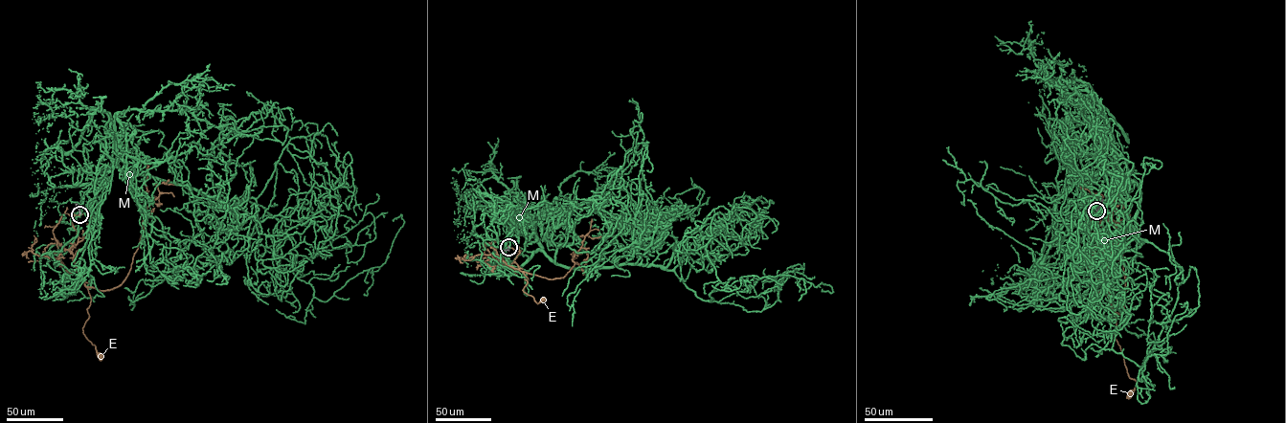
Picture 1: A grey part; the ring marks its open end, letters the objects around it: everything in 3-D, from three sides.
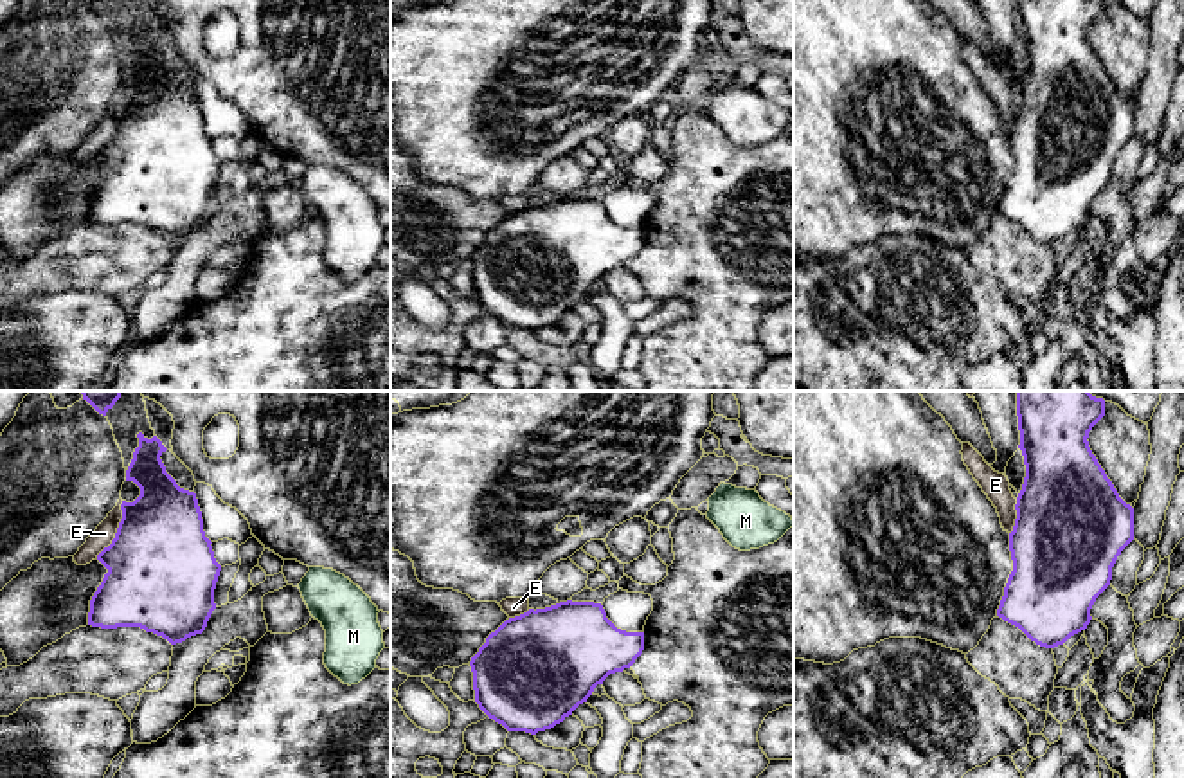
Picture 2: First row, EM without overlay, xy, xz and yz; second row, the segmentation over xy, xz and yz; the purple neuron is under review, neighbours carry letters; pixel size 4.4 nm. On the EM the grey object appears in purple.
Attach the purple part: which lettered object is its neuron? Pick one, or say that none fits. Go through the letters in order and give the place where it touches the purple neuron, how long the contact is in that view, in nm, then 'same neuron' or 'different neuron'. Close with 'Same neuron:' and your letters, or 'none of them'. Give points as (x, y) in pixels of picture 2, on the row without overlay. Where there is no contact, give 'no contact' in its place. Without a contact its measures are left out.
E: xy (117, 126) | 280 nm | different neuron
M: no contact | different neuron
Same neuron: none of them

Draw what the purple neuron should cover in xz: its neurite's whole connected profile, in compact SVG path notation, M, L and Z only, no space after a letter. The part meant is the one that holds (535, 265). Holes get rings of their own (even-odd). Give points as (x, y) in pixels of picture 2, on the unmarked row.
M560 198L506 216L471 254L475 299L507 328L536 331L563 319L597 281L630 265L644 247L644 229L617 225L601 200Z

